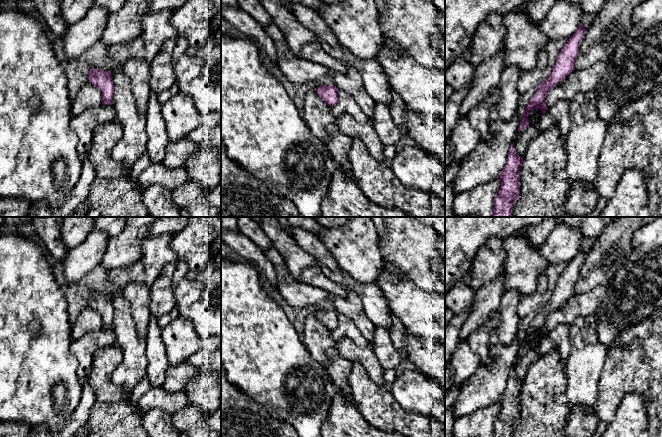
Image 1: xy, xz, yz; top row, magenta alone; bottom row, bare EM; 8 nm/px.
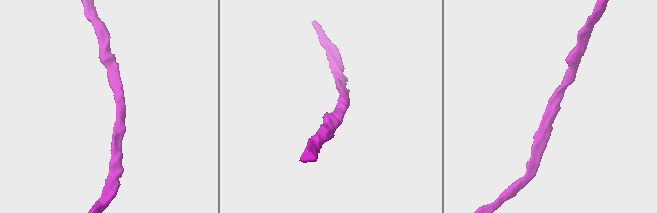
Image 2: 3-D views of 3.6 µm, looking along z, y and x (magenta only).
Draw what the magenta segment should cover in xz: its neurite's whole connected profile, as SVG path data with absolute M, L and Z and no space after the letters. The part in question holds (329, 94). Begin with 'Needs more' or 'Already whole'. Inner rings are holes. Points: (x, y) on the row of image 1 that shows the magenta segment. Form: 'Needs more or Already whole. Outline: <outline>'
Already whole. Outline: M321 85L317 91L323 101L330 107L338 102L338 88L335 85Z

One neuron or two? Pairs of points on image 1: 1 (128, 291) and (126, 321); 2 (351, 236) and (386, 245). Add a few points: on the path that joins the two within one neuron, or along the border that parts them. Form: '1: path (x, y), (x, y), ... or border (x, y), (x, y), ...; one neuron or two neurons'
1: border (121, 293), (129, 303), (130, 313), (135, 322); two neurons
2: border (378, 235), (378, 247), (384, 259); two neurons

